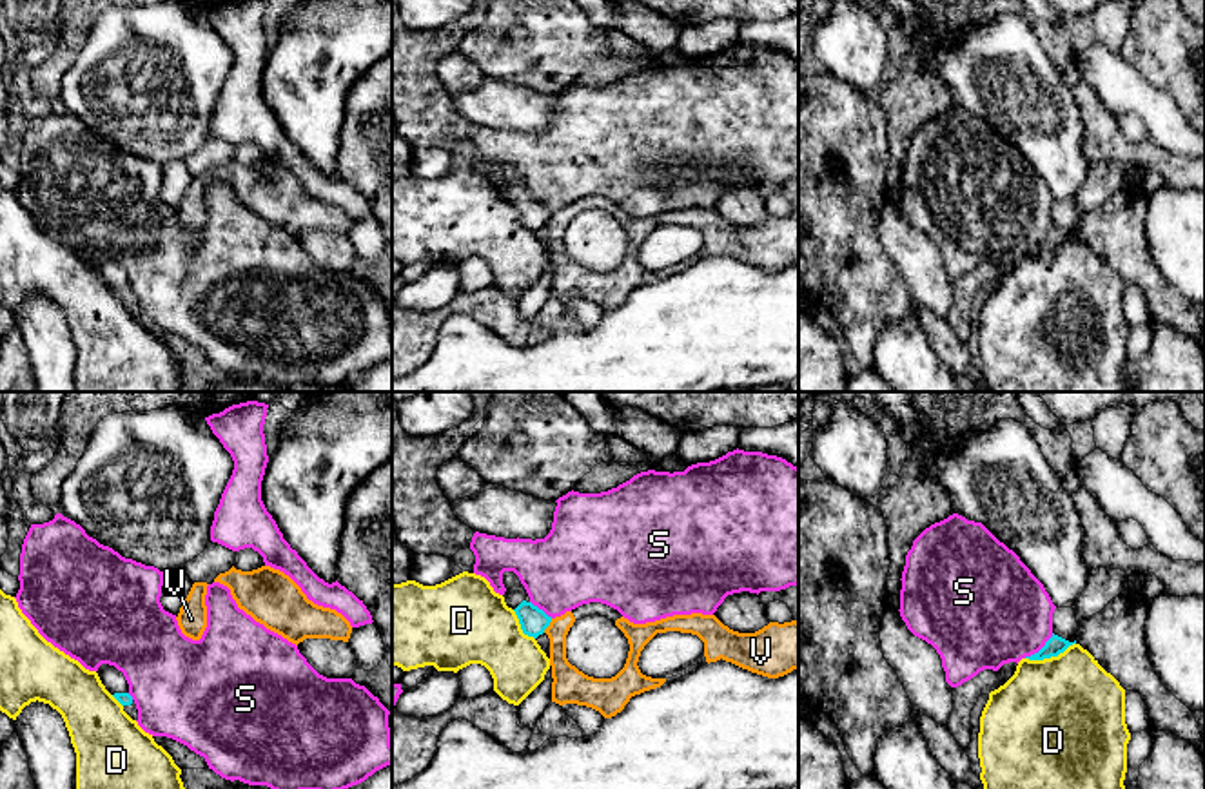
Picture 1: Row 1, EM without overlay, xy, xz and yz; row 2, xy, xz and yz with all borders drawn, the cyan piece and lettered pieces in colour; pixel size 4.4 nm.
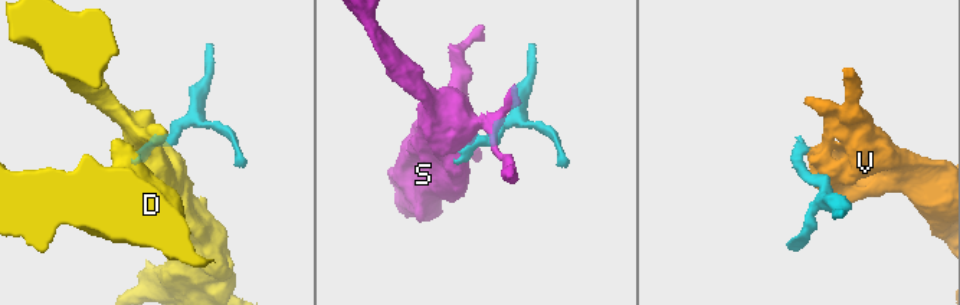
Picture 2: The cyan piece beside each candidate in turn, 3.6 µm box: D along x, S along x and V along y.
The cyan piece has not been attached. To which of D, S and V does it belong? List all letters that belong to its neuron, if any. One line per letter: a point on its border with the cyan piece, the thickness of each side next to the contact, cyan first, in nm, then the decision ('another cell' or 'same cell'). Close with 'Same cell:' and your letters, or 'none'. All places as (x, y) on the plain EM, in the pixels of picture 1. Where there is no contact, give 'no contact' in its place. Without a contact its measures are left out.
D: meets cyan in yz at (1049, 251); 80 nm thick on the cyan side, 500 nm on the other; another cell
S: meets cyan in yz at (1040, 243); 80 nm thick on the cyan side, 460 nm on the other; another cell
V: meets cyan in xz at (548, 218); 120 nm thick on the cyan side, 120 nm on the other; another cell
Same cell: none

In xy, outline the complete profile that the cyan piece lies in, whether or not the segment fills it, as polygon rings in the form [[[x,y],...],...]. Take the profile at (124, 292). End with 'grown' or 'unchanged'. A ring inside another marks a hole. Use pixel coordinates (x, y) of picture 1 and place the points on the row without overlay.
[[[102,258],[98,261],[98,270],[105,283],[122,297],[131,299],[132,290],[129,288],[129,278],[122,265],[118,265],[114,259]]] | grown

